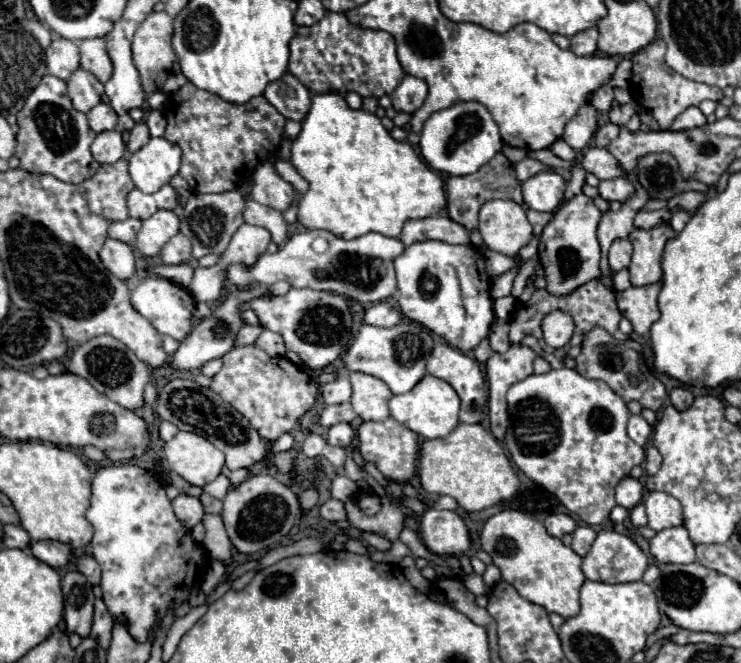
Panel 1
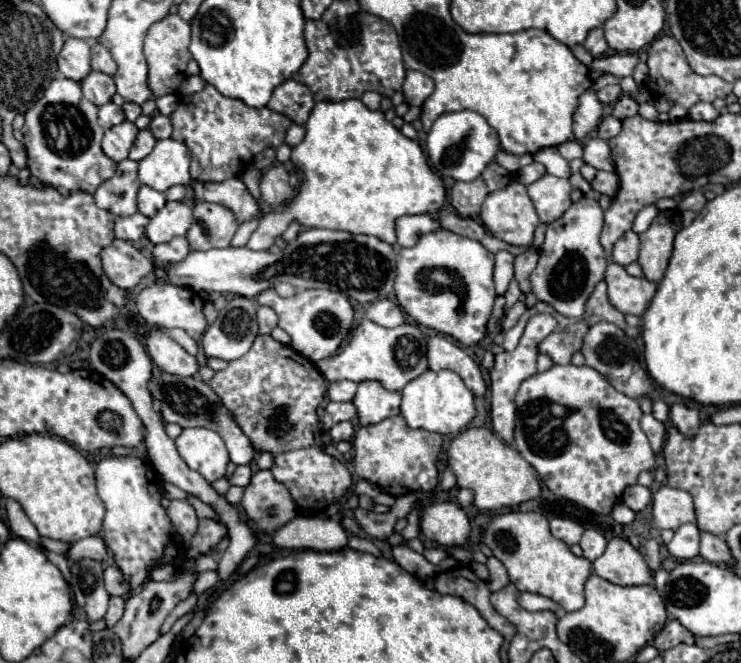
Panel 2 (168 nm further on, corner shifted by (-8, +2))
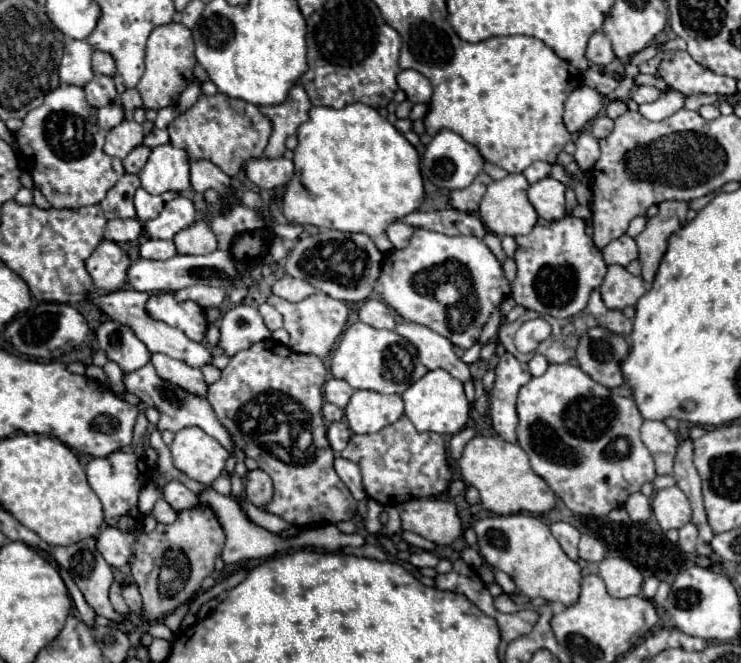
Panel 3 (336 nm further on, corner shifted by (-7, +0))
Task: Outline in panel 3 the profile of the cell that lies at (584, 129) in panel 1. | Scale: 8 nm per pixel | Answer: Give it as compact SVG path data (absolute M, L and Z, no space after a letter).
M579 86L575 88L567 102L565 102L565 114L563 122L571 134L579 132L587 122L591 122L603 108L603 98L597 90L589 86Z

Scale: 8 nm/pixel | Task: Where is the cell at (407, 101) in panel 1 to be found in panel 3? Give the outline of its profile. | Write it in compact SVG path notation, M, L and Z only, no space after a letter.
M401 70L397 76L397 84L413 104L417 104L417 102L427 104L431 100L431 84L417 70Z

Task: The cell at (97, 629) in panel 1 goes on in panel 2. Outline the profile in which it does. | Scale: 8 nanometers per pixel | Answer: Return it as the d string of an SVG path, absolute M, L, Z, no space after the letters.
M112 596L112 598L110 598L108 612L106 612L106 616L104 616L106 628L114 628L114 624L122 618L122 614L124 614L124 600L118 598L118 596Z

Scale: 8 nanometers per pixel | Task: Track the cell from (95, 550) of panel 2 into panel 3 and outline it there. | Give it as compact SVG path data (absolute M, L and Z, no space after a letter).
M107 526L97 536L97 540L99 540L99 552L103 554L103 558L113 568L121 568L121 566L127 564L127 560L131 556L131 548L133 548L133 544L137 540L137 532Z

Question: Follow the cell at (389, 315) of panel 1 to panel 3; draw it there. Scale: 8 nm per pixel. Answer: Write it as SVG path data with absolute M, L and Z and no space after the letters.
M365 300L359 308L359 320L373 328L395 328L395 316L387 304L381 300Z

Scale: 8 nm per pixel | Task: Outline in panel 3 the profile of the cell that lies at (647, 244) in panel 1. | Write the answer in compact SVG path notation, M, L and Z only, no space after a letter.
M661 202L659 214L647 222L647 228L635 238L639 246L639 262L643 266L643 280L649 284L655 278L655 268L667 250L667 238L685 226L687 202Z

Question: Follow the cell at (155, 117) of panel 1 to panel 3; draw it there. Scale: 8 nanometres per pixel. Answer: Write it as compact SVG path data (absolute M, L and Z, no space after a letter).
M153 128L143 140L143 144L147 148L155 148L155 146L161 146L161 144L167 144L167 142L169 142L169 134L165 130L159 130L159 128Z

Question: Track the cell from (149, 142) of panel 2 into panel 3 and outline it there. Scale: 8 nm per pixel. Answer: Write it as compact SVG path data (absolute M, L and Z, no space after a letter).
M137 146L137 148L133 148L131 154L123 160L125 172L127 172L127 174L139 174L139 170L145 166L149 154L151 154L151 150L149 150L147 146Z

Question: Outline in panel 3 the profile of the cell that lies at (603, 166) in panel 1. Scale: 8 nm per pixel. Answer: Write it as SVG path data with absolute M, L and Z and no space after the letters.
M581 132L575 138L575 146L577 146L573 154L575 162L583 172L589 172L595 166L595 160L599 160L599 140L589 132Z

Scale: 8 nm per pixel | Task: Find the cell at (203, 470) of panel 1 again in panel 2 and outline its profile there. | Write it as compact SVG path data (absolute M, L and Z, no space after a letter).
M184 428L176 438L176 448L188 468L200 472L208 482L214 482L226 474L230 462L228 450L220 434L204 428Z

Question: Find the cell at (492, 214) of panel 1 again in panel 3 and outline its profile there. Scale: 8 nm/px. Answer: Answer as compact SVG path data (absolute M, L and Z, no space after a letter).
M507 174L501 180L493 180L487 186L487 192L481 200L481 208L479 208L479 216L483 220L483 224L497 236L517 236L517 234L527 234L531 232L531 228L537 222L537 212L533 208L533 204L527 198L527 188L529 182L523 174Z

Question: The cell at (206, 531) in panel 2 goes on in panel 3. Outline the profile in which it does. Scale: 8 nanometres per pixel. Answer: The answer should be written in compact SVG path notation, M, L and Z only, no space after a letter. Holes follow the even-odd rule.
M197 504L195 508L189 510L181 510L177 512L177 520L173 524L157 524L157 528L147 534L147 536L139 536L137 544L135 544L135 562L131 564L131 572L133 572L133 580L139 586L139 592L143 596L143 620L159 620L163 618L167 612L175 610L181 602L189 600L191 596L195 596L195 592L201 588L203 578L211 576L213 572L213 564L215 558L221 554L225 546L225 532L217 520L217 516L213 514L213 510L207 504ZM167 548L173 550L181 550L185 552L185 556L189 558L189 580L185 584L185 588L181 592L177 592L175 596L161 596L159 594L159 568L163 562L163 552Z

